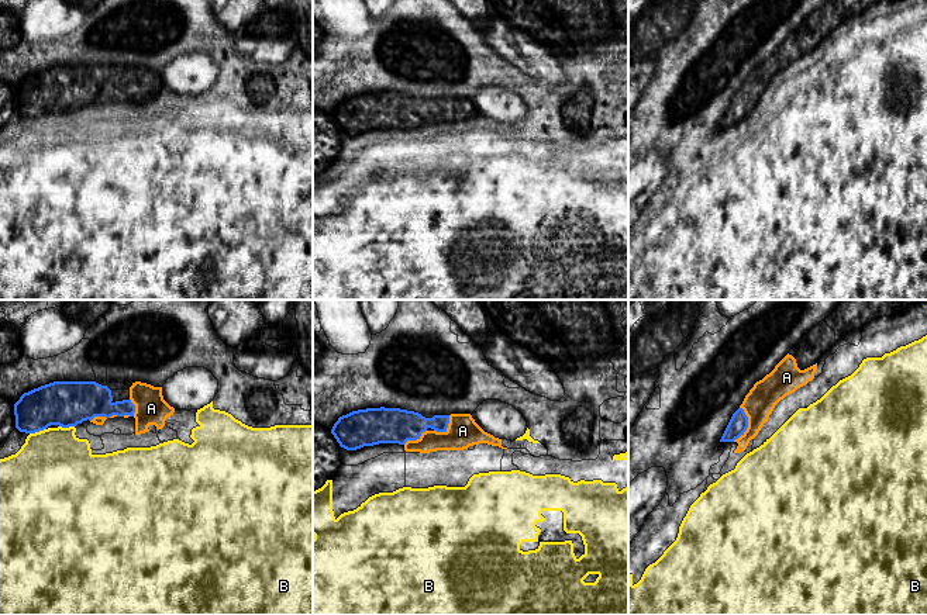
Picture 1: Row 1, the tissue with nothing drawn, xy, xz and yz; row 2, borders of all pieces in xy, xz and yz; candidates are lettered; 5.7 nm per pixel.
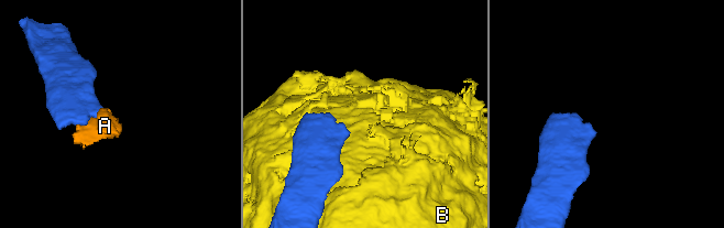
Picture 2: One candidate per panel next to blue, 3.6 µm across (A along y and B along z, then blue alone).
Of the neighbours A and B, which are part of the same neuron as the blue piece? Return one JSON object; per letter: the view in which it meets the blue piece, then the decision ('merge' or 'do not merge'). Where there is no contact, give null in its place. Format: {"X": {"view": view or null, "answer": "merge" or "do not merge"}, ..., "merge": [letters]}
{"A": {"view": "yz", "answer": "merge"}, "B": {"view": "xy", "answer": "do not merge"}, "merge": ["A"]}

